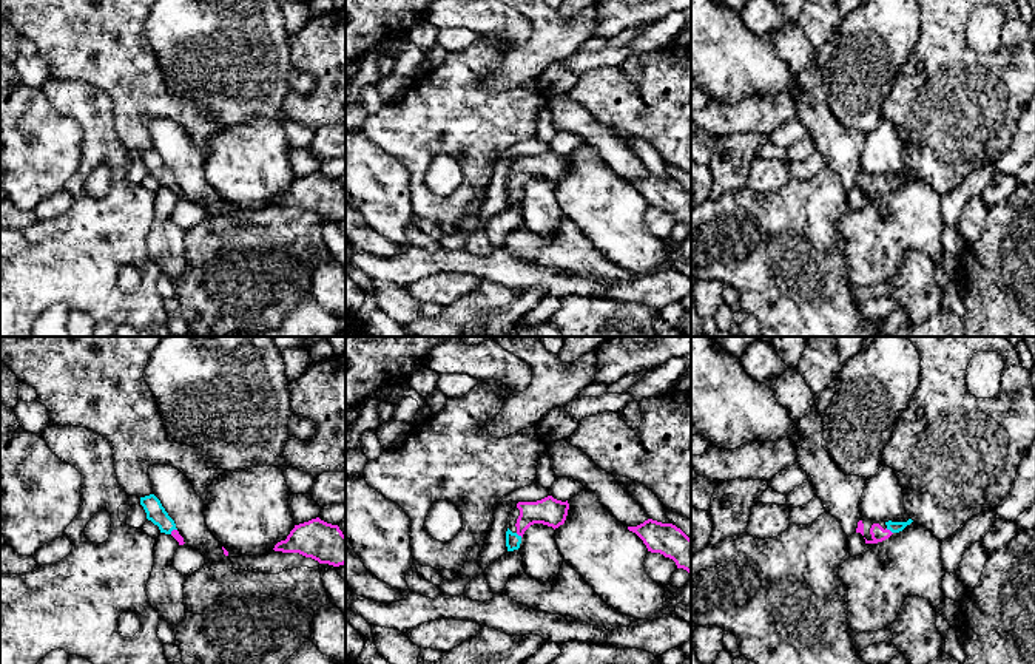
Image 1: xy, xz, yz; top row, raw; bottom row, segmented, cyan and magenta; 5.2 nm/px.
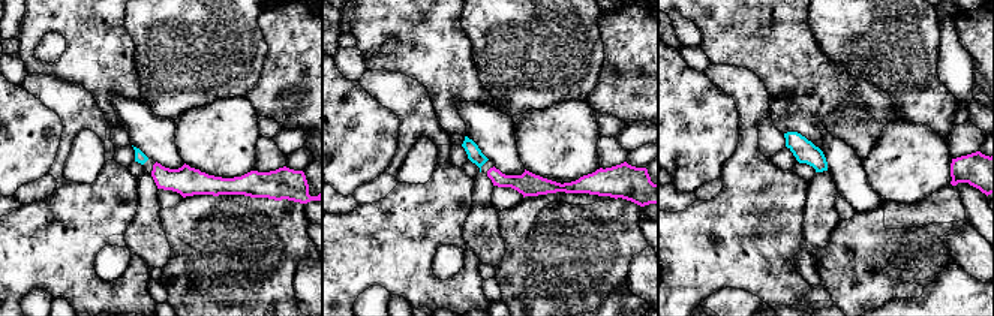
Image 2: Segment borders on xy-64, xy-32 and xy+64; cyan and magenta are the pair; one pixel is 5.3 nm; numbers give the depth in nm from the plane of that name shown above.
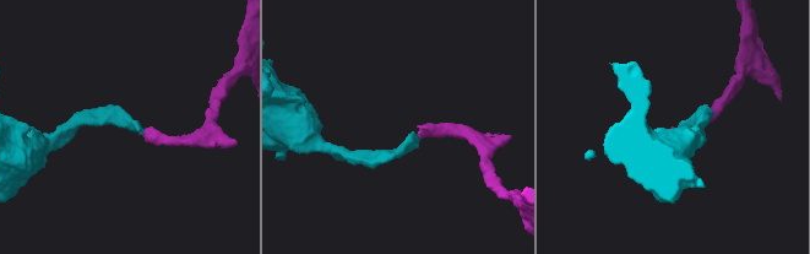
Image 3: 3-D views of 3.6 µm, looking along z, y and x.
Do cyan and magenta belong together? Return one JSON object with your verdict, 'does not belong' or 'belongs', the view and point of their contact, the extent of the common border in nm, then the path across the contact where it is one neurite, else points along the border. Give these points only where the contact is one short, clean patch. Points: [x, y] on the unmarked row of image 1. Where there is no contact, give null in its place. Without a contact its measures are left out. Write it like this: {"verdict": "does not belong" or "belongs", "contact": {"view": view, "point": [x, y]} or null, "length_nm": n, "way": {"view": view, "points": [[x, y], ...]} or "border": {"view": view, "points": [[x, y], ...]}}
{"verdict": "belongs", "contact": {"view": "yz", "point": [889, 182]}, "length_nm": 50, "way": {"view": "yz", "points": [[895, 181], [889, 182], [878, 187]]}}

